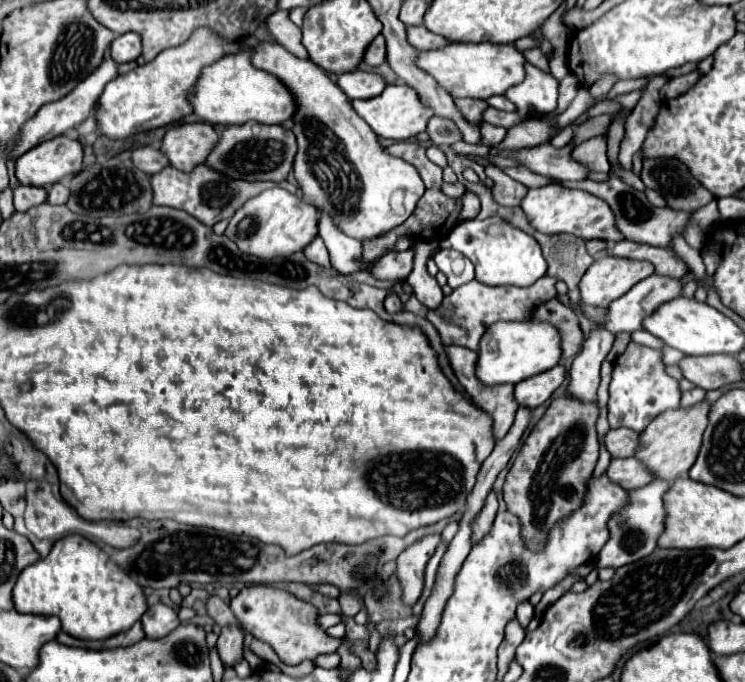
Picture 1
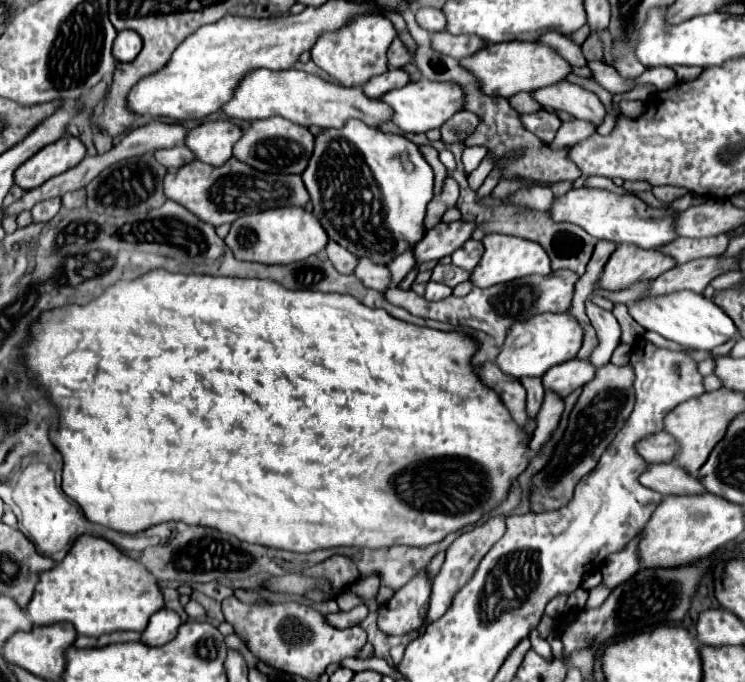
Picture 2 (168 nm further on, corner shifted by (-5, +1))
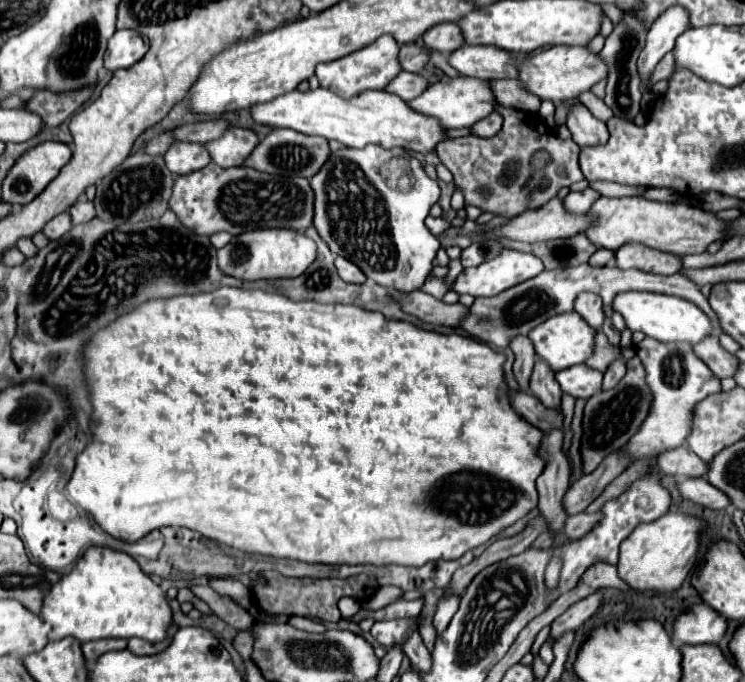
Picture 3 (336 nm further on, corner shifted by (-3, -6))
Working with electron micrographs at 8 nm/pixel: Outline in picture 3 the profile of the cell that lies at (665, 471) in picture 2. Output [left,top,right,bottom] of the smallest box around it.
[677,477,729,509]

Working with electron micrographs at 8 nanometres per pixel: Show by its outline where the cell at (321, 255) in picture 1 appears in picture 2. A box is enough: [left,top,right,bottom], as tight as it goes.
[327,242,357,274]

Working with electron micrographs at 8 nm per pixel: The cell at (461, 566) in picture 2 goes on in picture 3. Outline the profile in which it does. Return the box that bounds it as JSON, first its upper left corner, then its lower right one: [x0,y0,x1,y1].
[433,591,459,633]

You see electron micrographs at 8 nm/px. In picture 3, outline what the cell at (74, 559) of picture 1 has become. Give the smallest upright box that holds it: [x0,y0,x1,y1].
[39,547,171,643]

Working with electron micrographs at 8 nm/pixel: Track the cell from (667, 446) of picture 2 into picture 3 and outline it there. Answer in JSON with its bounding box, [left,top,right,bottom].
[657,445,709,479]

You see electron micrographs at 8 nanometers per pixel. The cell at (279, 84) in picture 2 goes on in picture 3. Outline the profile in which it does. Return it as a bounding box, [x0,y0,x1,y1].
[249,87,443,153]

